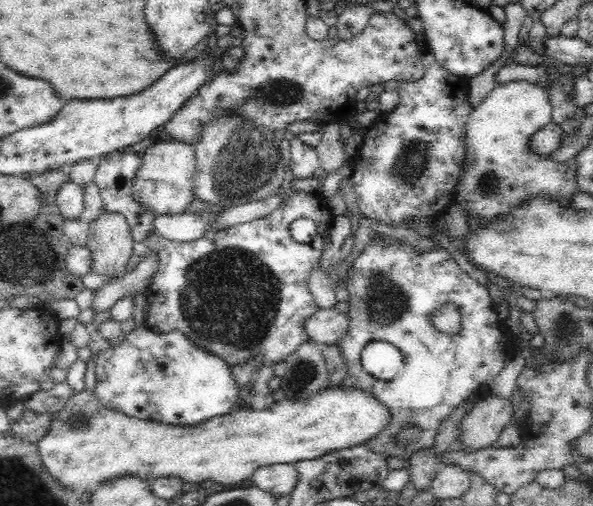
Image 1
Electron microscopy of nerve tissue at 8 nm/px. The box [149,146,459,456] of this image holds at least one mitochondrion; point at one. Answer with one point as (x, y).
(244, 295)

